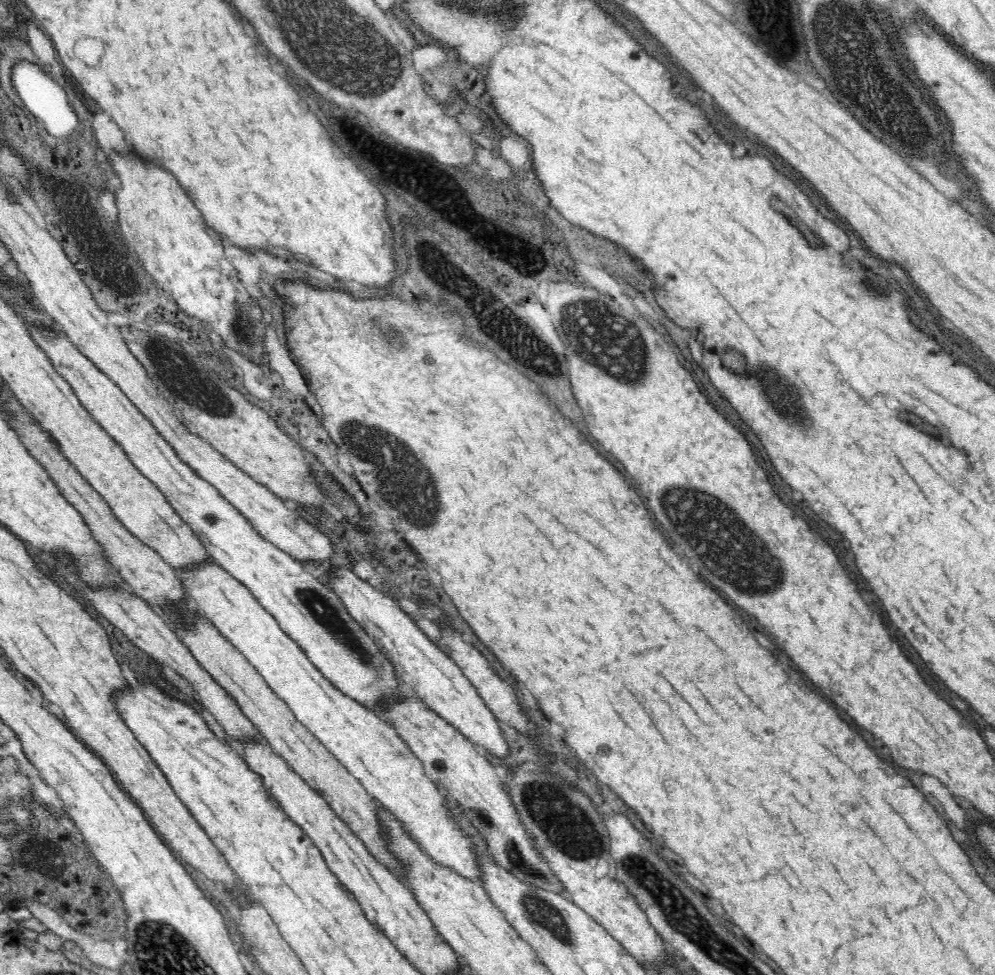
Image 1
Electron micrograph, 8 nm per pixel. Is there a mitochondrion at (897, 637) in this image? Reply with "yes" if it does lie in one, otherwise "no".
no

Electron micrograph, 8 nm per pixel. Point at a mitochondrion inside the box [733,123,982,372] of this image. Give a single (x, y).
(873, 292)

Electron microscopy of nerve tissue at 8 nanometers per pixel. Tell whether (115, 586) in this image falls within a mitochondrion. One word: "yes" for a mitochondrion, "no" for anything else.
no

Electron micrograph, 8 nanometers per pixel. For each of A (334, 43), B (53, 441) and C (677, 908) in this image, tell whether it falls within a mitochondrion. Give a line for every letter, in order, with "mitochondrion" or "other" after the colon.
A: mitochondrion
B: other
C: mitochondrion

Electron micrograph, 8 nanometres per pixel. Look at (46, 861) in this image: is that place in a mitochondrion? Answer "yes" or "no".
yes

